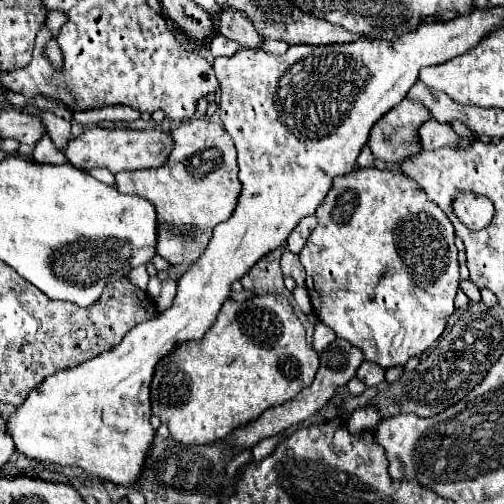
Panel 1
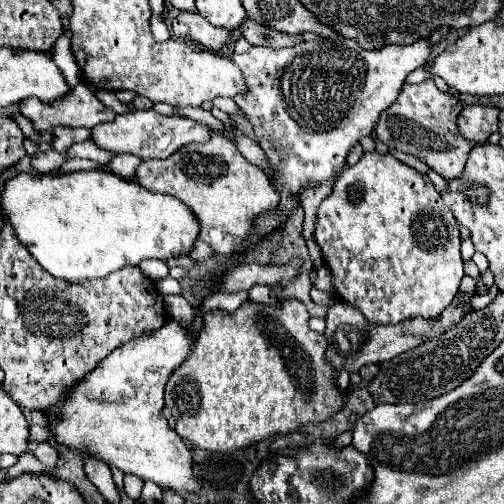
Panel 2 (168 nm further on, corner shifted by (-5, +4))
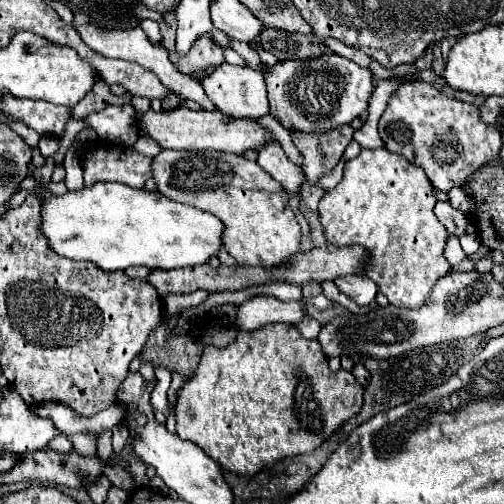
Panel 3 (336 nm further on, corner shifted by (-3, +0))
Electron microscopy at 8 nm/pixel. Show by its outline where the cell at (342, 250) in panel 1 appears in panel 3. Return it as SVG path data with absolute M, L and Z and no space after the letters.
M364 148L354 160L346 162L342 182L324 194L318 212L328 242L332 242L334 246L360 244L370 252L370 264L364 276L372 278L378 284L380 292L390 300L390 304L418 308L426 302L434 282L450 270L450 264L444 258L448 232L438 222L434 204L436 198L432 192L432 184L430 180L426 180L422 168L410 164L404 156L388 152L386 148Z

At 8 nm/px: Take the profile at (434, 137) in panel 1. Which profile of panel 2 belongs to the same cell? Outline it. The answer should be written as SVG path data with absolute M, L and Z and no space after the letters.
M464 106L458 116L460 134L468 142L484 144L488 142L490 134L498 130L498 108L494 106Z

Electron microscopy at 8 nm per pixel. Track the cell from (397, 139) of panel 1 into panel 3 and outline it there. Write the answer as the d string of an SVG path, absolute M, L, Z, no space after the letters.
M420 80L398 86L398 92L388 100L378 130L384 146L420 166L440 192L464 186L478 168L498 158L502 148L500 132L490 124L482 124L476 104L448 98Z

